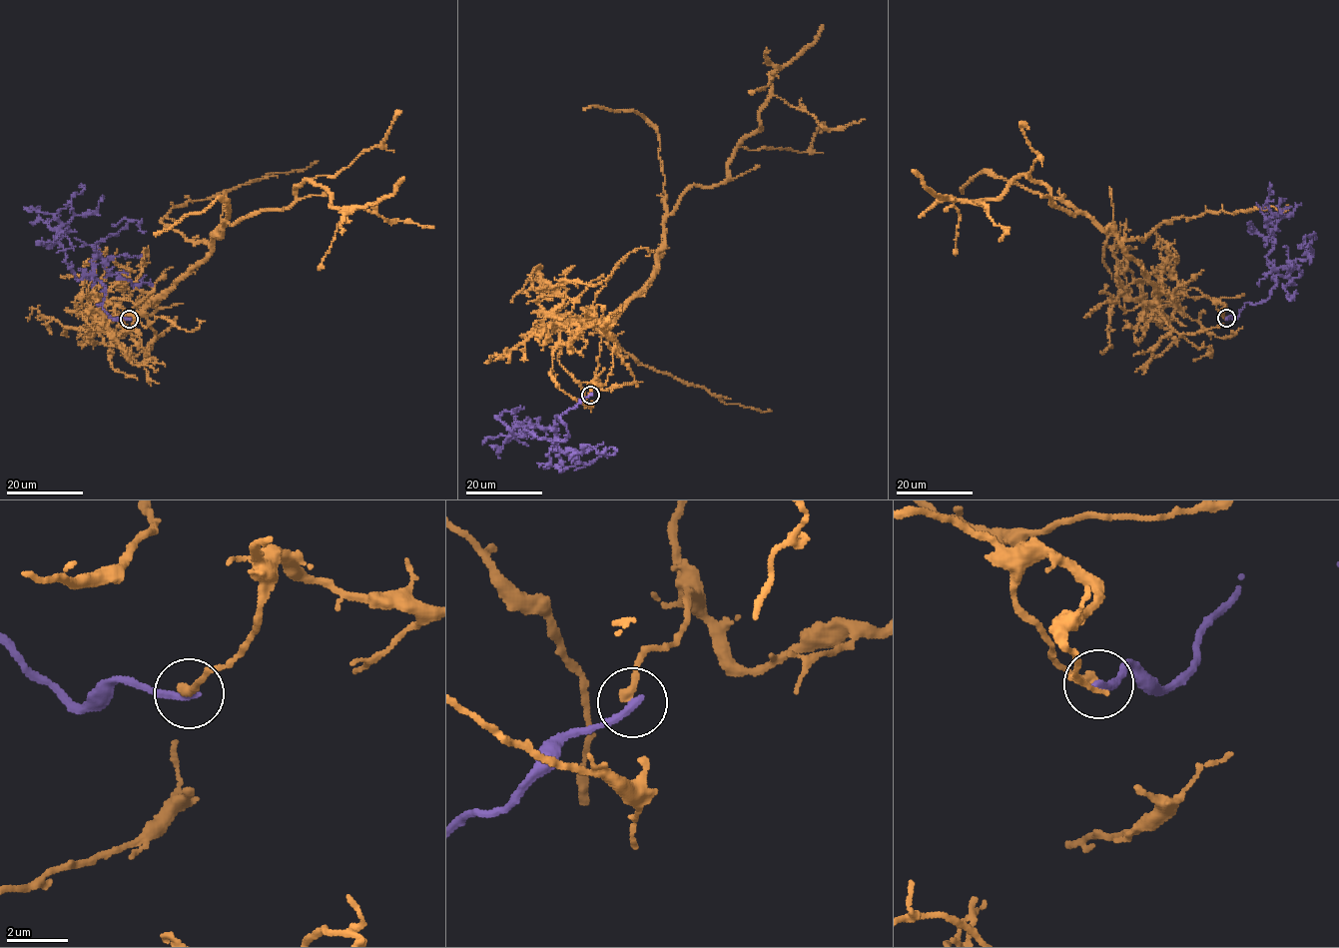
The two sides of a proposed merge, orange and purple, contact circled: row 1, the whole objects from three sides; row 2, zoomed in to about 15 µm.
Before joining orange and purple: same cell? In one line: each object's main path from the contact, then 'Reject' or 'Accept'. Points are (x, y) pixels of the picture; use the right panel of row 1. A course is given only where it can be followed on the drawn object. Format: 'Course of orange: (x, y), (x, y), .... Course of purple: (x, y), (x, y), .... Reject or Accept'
Course of orange: (1225, 318), (1205, 297), (1164, 295), (1111, 230), (1054, 206), (1022, 175), (972, 203), (1006, 229), (999, 241). Course of purple: (1226, 318), (1236, 318), (1246, 302), (1265, 301), (1276, 284), (1266, 262), (1275, 241), (1266, 222), (1269, 186). Reject

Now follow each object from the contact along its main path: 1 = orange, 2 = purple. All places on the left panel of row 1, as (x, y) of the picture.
1: (129, 319), (137, 301), (157, 301), (206, 258), (223, 224), (288, 207), (308, 180), (332, 207), (433, 228)
2: (129, 318), (97, 305), (104, 287), (91, 275), (76, 279), (54, 238), (73, 215), (78, 188)

